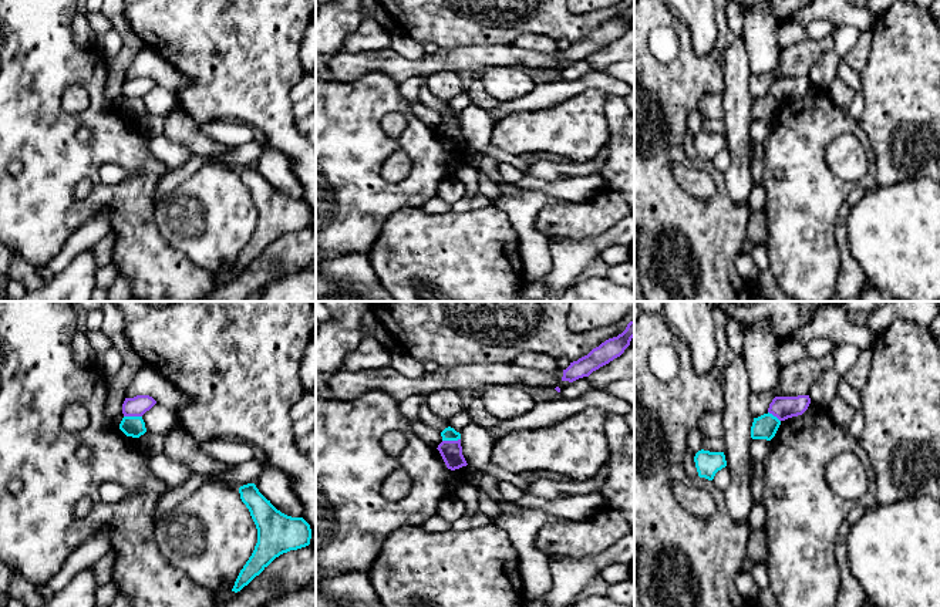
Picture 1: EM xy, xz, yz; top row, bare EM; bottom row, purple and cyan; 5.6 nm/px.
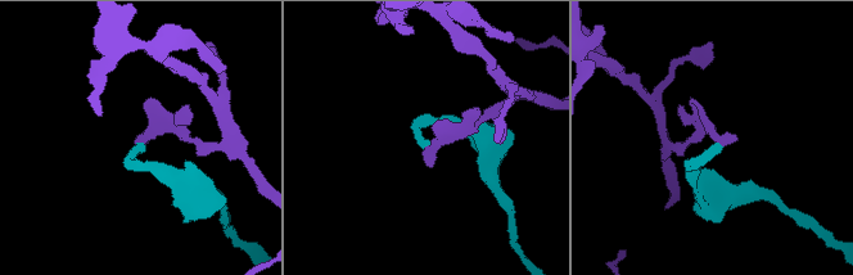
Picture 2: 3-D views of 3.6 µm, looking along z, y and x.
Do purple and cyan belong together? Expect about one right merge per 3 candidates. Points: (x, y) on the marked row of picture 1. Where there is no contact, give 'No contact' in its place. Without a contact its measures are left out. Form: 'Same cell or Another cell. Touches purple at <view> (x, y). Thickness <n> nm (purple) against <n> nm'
Another cell. Touches purple at xy (132, 415). Thickness 110 nm (purple) against 120 nm

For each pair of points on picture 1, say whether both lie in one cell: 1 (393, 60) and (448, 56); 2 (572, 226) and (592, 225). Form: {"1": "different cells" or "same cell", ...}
{"1": "same cell", "2": "same cell"}

